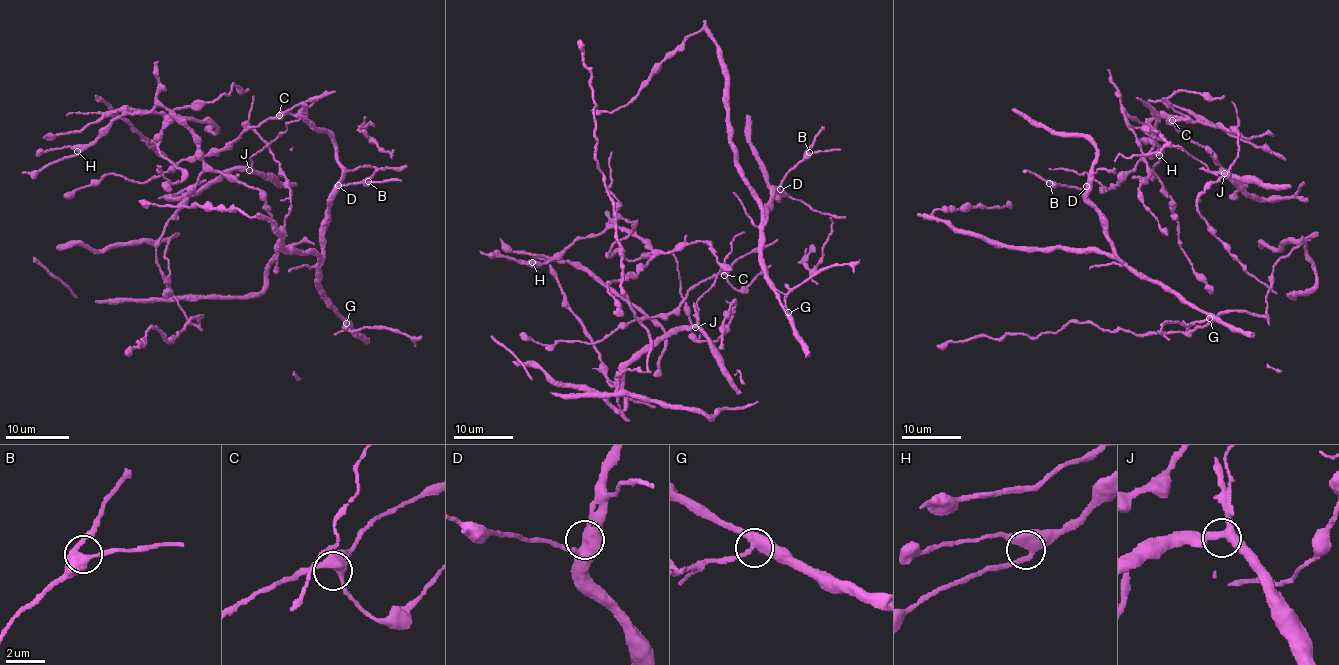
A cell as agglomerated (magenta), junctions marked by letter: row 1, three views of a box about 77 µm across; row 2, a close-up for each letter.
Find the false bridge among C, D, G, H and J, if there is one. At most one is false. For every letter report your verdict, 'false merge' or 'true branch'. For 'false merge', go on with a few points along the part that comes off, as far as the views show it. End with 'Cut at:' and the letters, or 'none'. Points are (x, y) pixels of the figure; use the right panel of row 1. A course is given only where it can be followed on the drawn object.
C: true branch
D: true branch
G: true branch
H: true branch
J: true branch
Cut at: none

